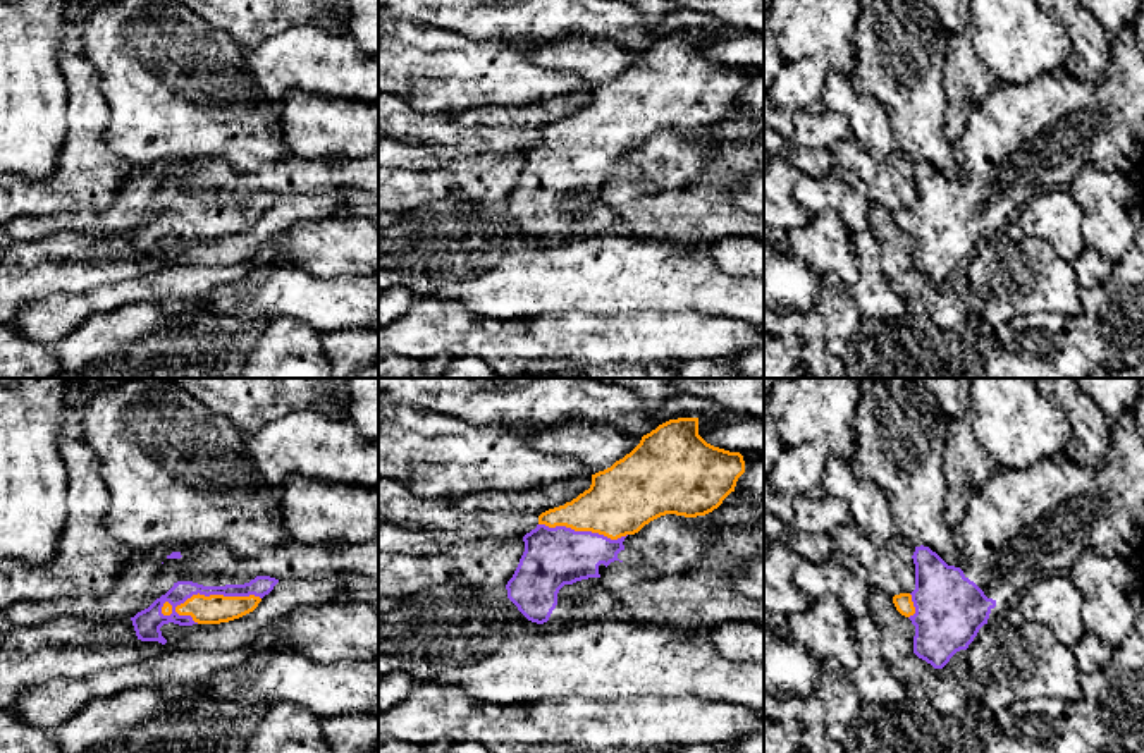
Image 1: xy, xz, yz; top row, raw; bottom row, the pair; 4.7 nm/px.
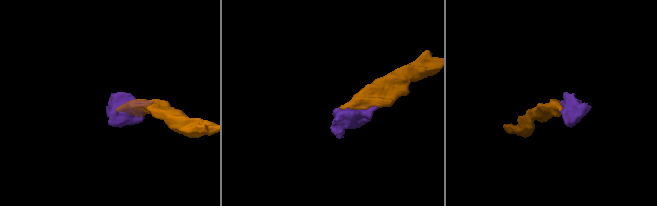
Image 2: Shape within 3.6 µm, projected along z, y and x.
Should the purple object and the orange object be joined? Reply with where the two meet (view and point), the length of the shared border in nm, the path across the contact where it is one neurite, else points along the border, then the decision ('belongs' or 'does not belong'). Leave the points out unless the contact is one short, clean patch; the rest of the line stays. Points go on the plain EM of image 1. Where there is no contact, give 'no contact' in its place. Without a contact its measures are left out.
xy (210, 208) | 480 nm | belongs

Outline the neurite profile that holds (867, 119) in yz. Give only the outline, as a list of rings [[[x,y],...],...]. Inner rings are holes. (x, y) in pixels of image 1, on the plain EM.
[[[831,70],[822,89],[826,110],[846,117],[853,138],[876,162],[896,151],[895,131],[884,107],[870,95],[857,93],[848,76]]]

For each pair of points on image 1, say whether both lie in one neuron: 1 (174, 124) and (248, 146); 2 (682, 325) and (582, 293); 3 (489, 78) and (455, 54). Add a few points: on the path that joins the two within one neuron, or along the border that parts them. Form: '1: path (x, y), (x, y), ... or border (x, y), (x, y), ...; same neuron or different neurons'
1: path (193, 124), (209, 124), (229, 141); same neuron
2: border (678, 310), (633, 310), (627, 313); different neurons
3: path (482, 73), (473, 73), (463, 62); same neuron

